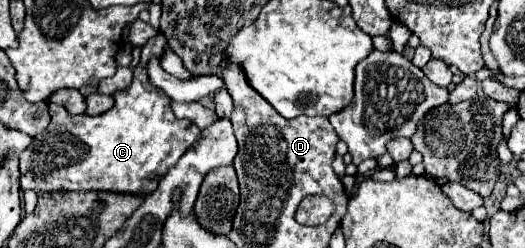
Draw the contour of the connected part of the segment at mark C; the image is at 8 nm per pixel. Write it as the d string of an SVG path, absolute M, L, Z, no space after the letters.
M157 34L141 50L141 62L133 70L133 82L127 90L113 94L113 108L105 114L71 116L63 106L49 104L51 124L47 130L21 152L19 182L21 190L41 192L79 192L79 190L111 190L119 194L149 196L157 188L157 180L193 146L201 130L191 120L177 120L169 108L171 98L149 84L149 56L161 56L165 36Z

